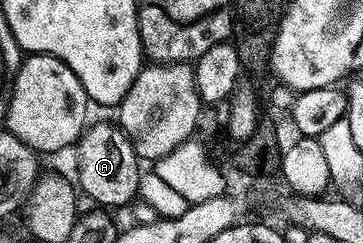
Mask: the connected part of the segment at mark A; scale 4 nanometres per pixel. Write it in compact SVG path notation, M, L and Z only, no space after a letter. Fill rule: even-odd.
M105 121L99 122L98 125L90 124L77 142L75 152L77 152L76 184L84 196L86 193L97 204L94 206L132 206L138 200L137 188L143 169L142 166L137 166L139 164L137 152L133 150L128 135L120 127L116 124L108 125Z

